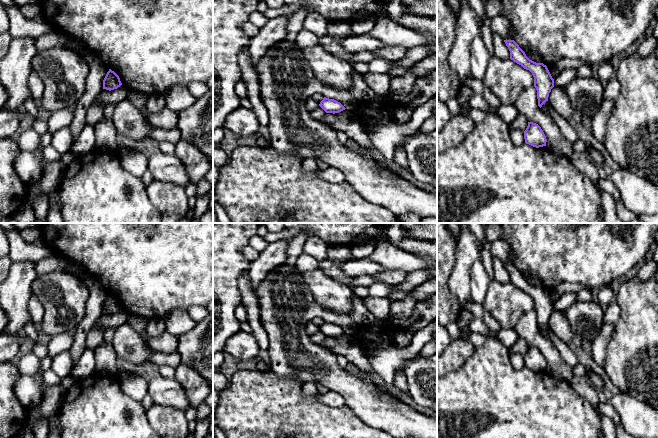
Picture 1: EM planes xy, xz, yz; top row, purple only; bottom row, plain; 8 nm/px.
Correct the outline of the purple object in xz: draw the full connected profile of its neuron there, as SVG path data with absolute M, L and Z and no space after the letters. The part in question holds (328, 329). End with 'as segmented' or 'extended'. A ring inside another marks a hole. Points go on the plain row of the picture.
M324 321L323 324L320 326L319 330L326 336L326 337L339 337L346 332L338 325L334 323L329 323Z; as segmented

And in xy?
M109 293L103 304L103 313L111 315L117 313L121 309L122 307L120 305L119 300L114 295Z; as segmented

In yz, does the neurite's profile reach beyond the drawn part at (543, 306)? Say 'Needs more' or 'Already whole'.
Already whole

